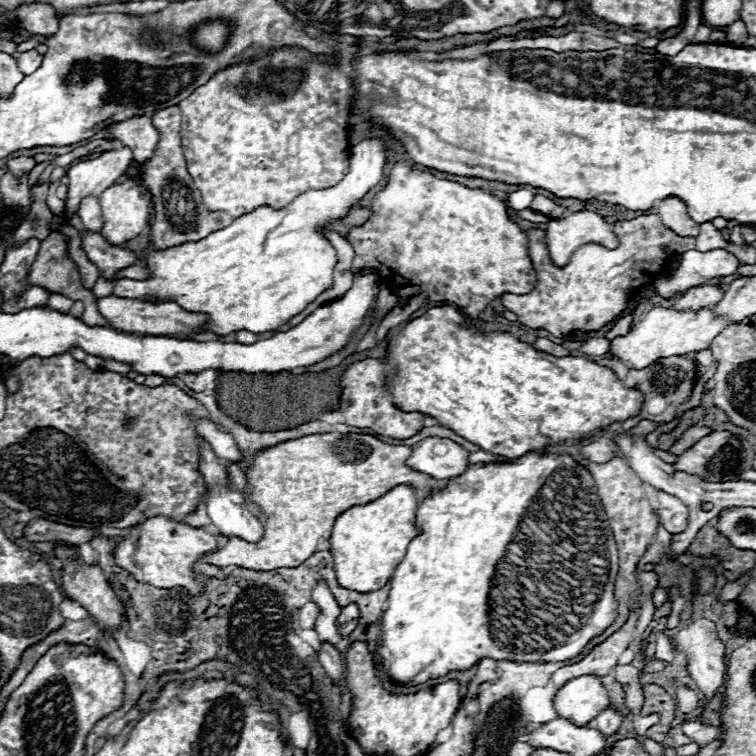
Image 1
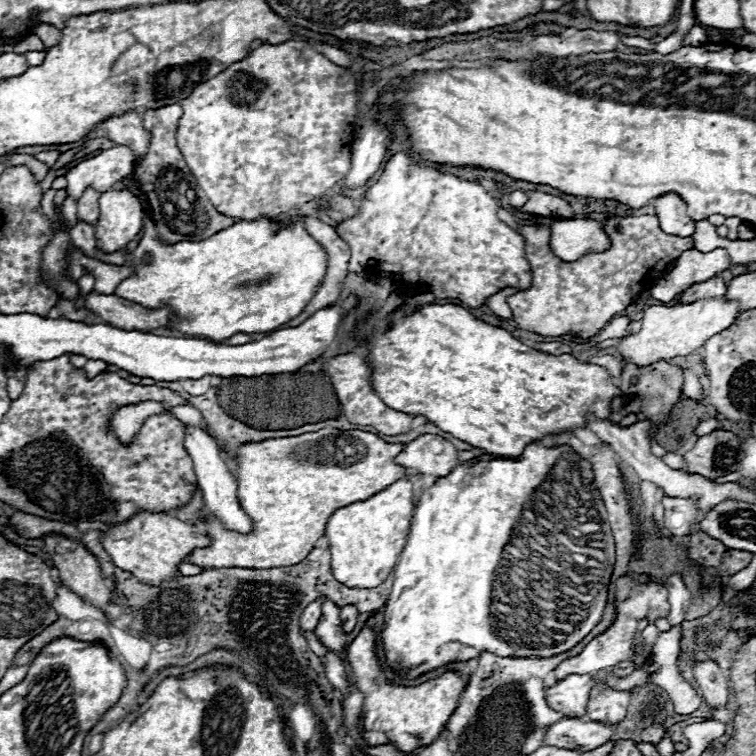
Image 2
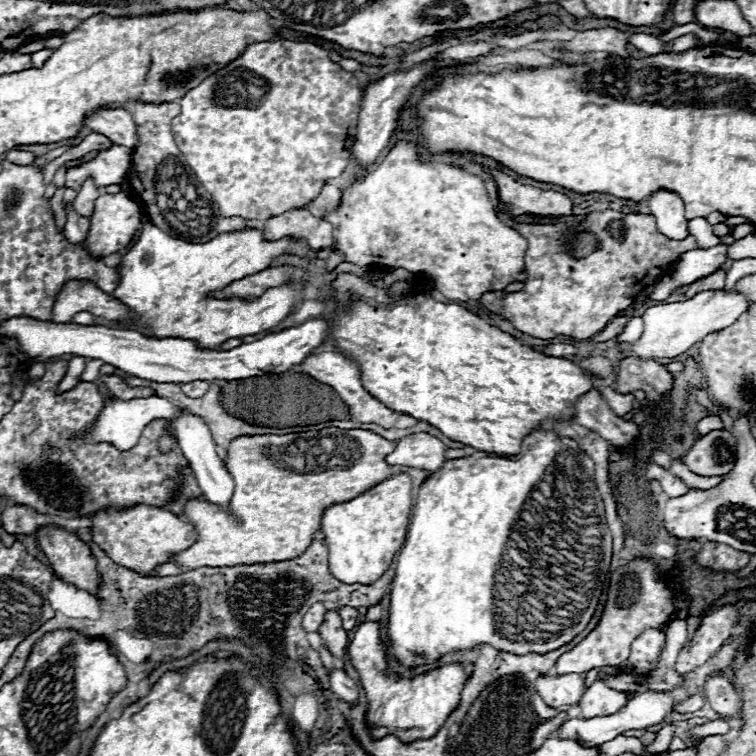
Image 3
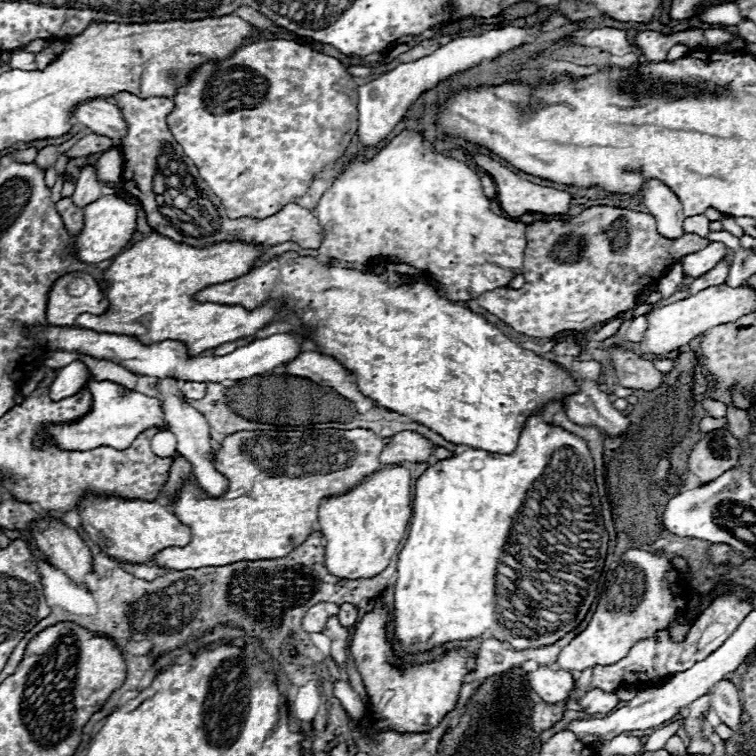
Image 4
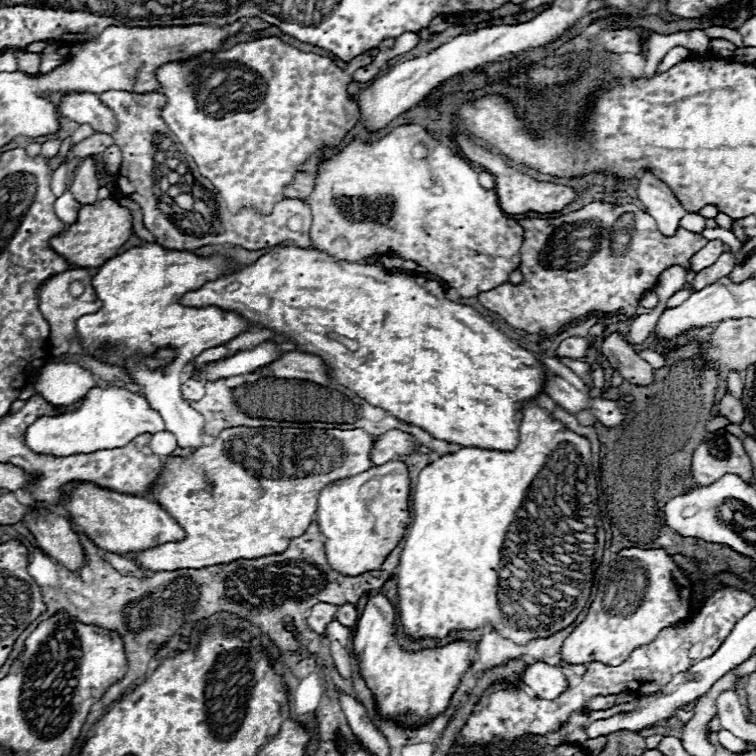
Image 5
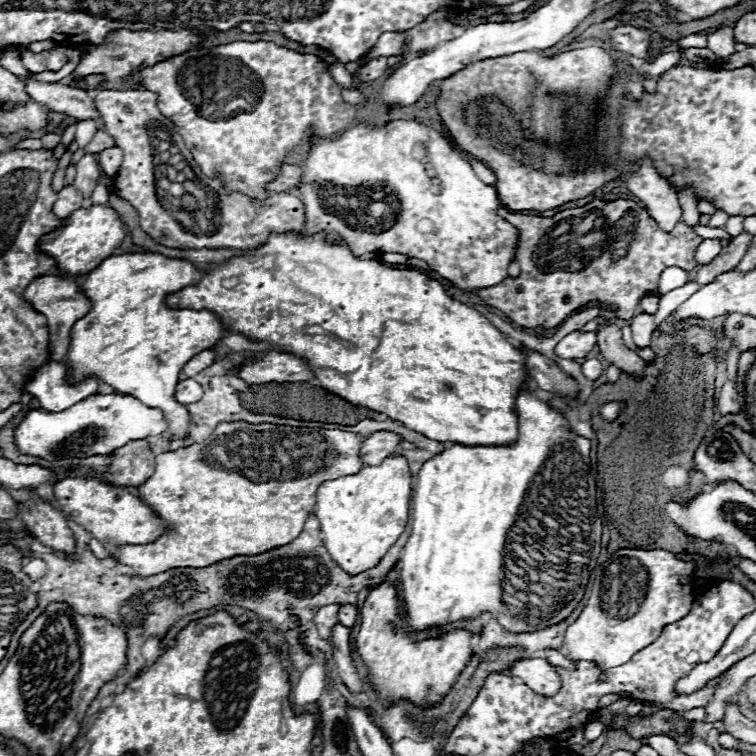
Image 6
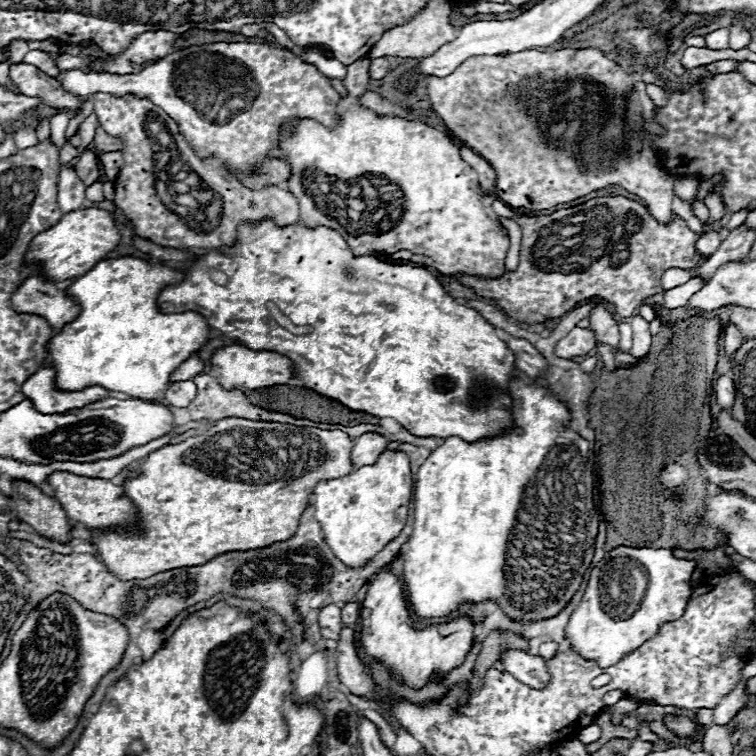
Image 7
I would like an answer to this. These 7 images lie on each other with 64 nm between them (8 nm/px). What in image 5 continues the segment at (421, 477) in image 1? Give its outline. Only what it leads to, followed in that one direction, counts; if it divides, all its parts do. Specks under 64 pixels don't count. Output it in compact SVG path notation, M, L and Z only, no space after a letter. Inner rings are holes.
M238 426L238 428L228 428L228 430L222 430L220 436L210 444L210 446L202 446L198 448L192 456L188 458L166 458L164 462L164 468L162 468L162 474L158 478L158 482L154 484L152 488L152 500L162 504L162 508L186 530L186 540L182 542L168 542L168 544L160 544L152 550L144 550L144 552L138 552L136 554L136 562L146 568L146 570L182 570L182 568L204 568L204 566L216 566L216 564L230 564L234 560L240 560L240 558L246 558L246 560L252 560L252 558L262 558L262 556L270 556L270 554L280 554L284 552L290 542L298 536L302 536L306 532L306 528L312 524L314 516L316 516L316 506L318 506L318 494L324 486L332 484L332 482L338 482L338 480L344 480L344 478L350 478L350 476L356 476L360 472L366 472L370 470L374 464L372 464L372 458L370 458L370 452L374 448L374 436L368 434L366 430L362 428L356 428L356 430L320 430L320 428L246 428L246 426ZM204 474L214 480L214 488L210 488L204 480Z

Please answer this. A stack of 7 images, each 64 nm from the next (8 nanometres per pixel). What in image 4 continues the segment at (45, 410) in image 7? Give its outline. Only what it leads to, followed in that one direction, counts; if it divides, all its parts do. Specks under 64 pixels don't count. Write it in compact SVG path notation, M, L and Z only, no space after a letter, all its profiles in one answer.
M74 360L68 366L64 366L56 380L50 386L50 398L62 400L82 390L82 386L88 382L88 366L82 360Z

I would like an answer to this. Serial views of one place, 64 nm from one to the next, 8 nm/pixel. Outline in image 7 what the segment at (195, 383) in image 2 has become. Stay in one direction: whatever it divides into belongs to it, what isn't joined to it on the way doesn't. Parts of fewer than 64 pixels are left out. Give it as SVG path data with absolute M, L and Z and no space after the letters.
M194 380L174 382L166 392L166 400L174 408L186 408L196 398L196 392L198 392L198 388L196 388Z

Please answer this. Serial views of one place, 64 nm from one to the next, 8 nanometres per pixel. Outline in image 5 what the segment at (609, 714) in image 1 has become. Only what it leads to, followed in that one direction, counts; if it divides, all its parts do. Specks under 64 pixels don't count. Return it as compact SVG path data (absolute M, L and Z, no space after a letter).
M594 696L586 702L586 710L608 710L616 704L616 696Z

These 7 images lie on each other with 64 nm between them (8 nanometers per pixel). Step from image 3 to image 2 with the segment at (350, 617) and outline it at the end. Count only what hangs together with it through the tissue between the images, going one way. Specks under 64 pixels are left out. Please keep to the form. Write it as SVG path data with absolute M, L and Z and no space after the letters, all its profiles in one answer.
M348 604L348 606L342 606L342 612L340 612L340 620L342 620L342 628L344 632L352 632L354 626L356 626L356 618L358 618L358 608Z

